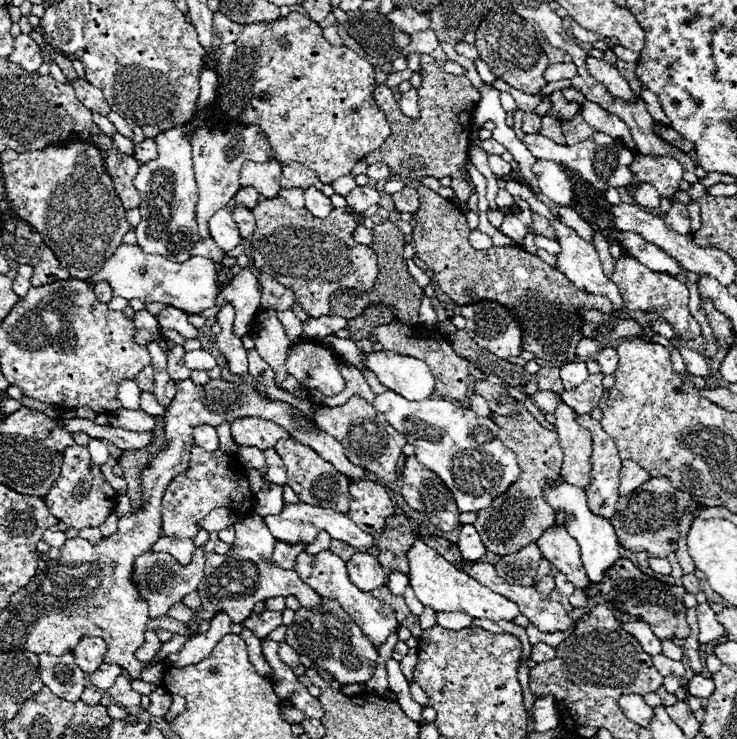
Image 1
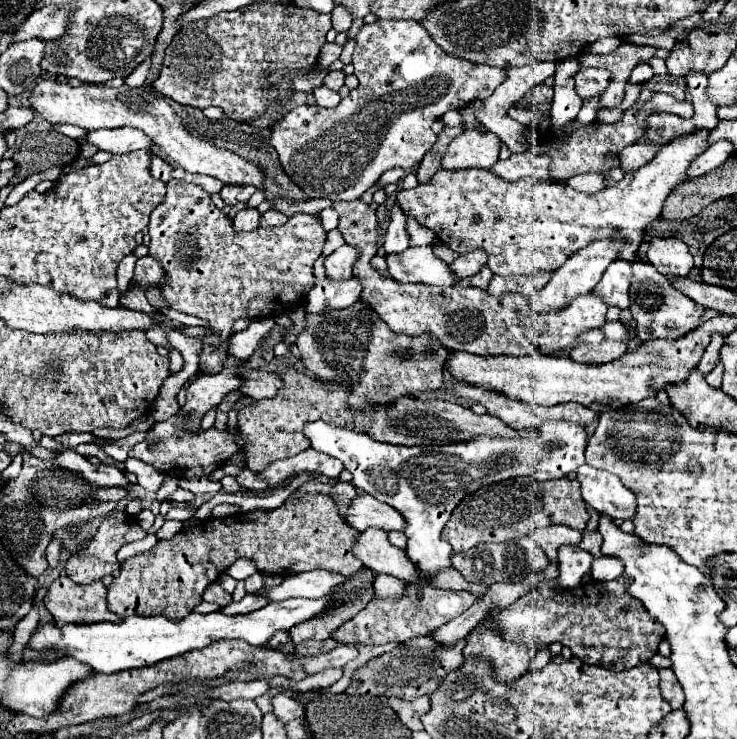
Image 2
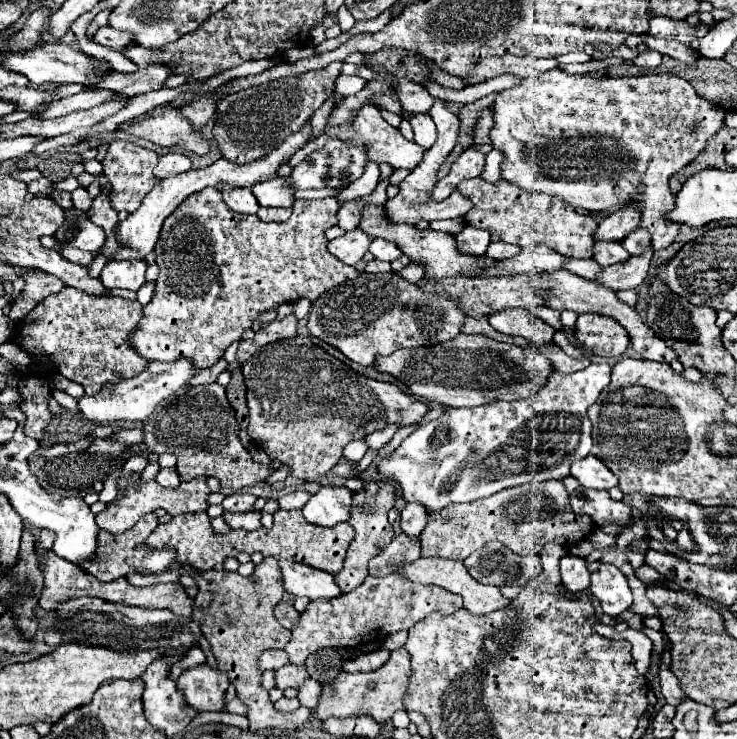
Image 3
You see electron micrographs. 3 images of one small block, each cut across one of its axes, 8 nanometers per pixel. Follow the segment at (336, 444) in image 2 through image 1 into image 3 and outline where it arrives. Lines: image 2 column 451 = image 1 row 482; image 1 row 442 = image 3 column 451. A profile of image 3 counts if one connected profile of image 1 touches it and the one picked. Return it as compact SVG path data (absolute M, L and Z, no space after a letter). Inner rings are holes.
M591 363L572 376L550 378L548 384L528 400L492 402L476 408L450 408L438 420L416 428L388 458L382 458L376 464L376 470L382 480L398 486L408 504L418 502L428 514L434 514L452 502L474 502L526 482L562 480L570 476L572 462L590 454L592 424L586 410L598 400L600 392L610 384L610 379L611 367L608 364Z

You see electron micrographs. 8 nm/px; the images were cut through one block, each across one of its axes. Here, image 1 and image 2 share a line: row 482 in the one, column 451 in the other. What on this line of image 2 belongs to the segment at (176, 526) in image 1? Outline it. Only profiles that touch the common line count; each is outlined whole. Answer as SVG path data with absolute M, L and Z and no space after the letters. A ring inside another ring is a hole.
M700 130L670 142L670 146L664 146L652 162L628 172L616 186L596 194L576 192L568 184L538 182L536 178L506 182L490 170L480 168L440 168L430 184L400 190L396 200L406 216L412 216L418 224L432 230L440 242L454 252L466 254L476 248L486 250L488 266L498 276L554 272L570 258L570 254L576 254L598 238L610 236L626 240L618 258L634 262L644 232L662 212L666 194L686 180L686 168L706 150L706 138L708 132Z

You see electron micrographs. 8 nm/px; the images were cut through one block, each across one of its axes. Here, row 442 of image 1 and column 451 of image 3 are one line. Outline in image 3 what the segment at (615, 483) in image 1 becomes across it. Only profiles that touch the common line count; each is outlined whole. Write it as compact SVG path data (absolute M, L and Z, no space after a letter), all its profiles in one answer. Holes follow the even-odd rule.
M388 574L384 578L368 576L364 584L360 584L350 594L342 594L334 600L310 602L308 610L300 614L300 622L294 626L292 638L286 644L284 652L288 654L290 664L302 666L304 660L316 650L348 648L348 646L378 642L394 632L410 630L414 624L418 624L432 612L448 616L460 608L462 608L462 596L452 594L444 588L414 584L398 574Z

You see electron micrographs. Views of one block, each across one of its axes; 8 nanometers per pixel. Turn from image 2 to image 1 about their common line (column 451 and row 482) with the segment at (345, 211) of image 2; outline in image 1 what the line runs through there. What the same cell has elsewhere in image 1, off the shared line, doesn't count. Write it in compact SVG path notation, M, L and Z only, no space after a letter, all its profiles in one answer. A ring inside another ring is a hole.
M294 438L278 440L274 450L278 452L278 456L282 458L282 462L286 466L288 486L296 492L298 500L304 500L306 504L312 504L312 506L318 506L318 508L330 508L330 510L336 510L336 512L348 512L348 506L350 506L350 494L348 494L350 480L344 474L336 472L332 464L322 460L312 448L306 448L304 444L296 442Z

